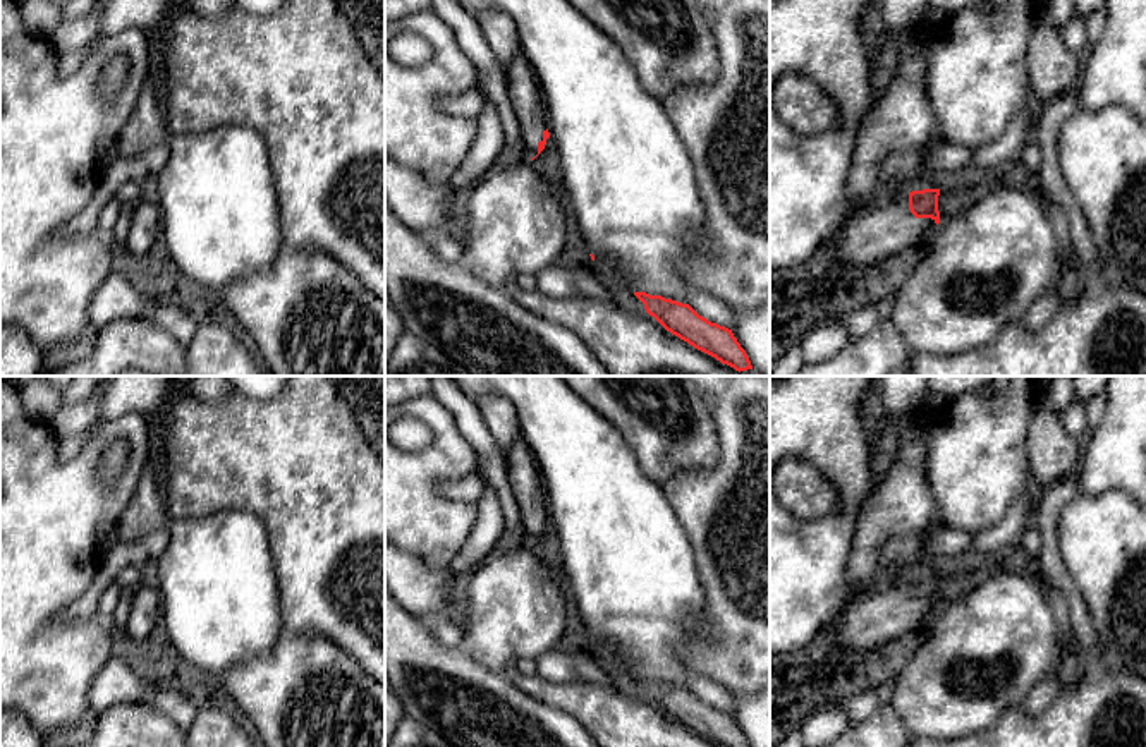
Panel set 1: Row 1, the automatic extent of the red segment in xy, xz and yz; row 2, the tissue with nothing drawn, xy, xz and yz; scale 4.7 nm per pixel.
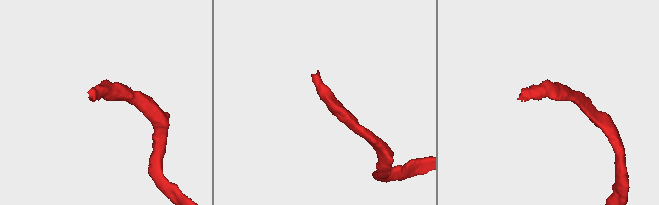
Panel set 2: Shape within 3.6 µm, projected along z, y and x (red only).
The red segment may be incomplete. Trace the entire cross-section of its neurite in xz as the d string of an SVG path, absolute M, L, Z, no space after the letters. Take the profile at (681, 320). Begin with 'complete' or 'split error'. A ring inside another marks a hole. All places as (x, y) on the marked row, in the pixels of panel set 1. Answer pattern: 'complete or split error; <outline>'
complete; M634 292L634 295L644 304L646 313L672 335L739 373L753 369L732 330L708 321L689 304L646 292Z

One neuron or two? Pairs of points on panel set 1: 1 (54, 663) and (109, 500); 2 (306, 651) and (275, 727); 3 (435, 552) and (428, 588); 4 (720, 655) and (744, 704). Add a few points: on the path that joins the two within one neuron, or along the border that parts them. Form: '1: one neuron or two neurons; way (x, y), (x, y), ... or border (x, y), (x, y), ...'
1: one neuron; way (47, 622), (47, 562), (67, 541)
2: one neuron; way (306, 670), (303, 680), (286, 699), (286, 708)
3: two neurons; border (402, 550), (418, 555), (428, 565), (444, 569)
4: two neurons; border (734, 692), (751, 694)

